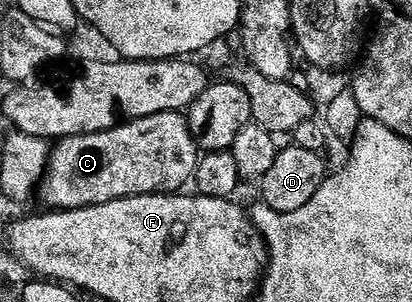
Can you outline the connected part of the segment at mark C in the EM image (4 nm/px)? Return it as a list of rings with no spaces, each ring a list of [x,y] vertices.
[[[144,117],[116,125],[111,131],[95,135],[77,135],[63,139],[51,150],[50,161],[41,177],[40,195],[50,209],[78,211],[101,203],[111,203],[129,195],[157,195],[178,193],[191,182],[200,152],[190,135],[190,124],[182,117]]]

